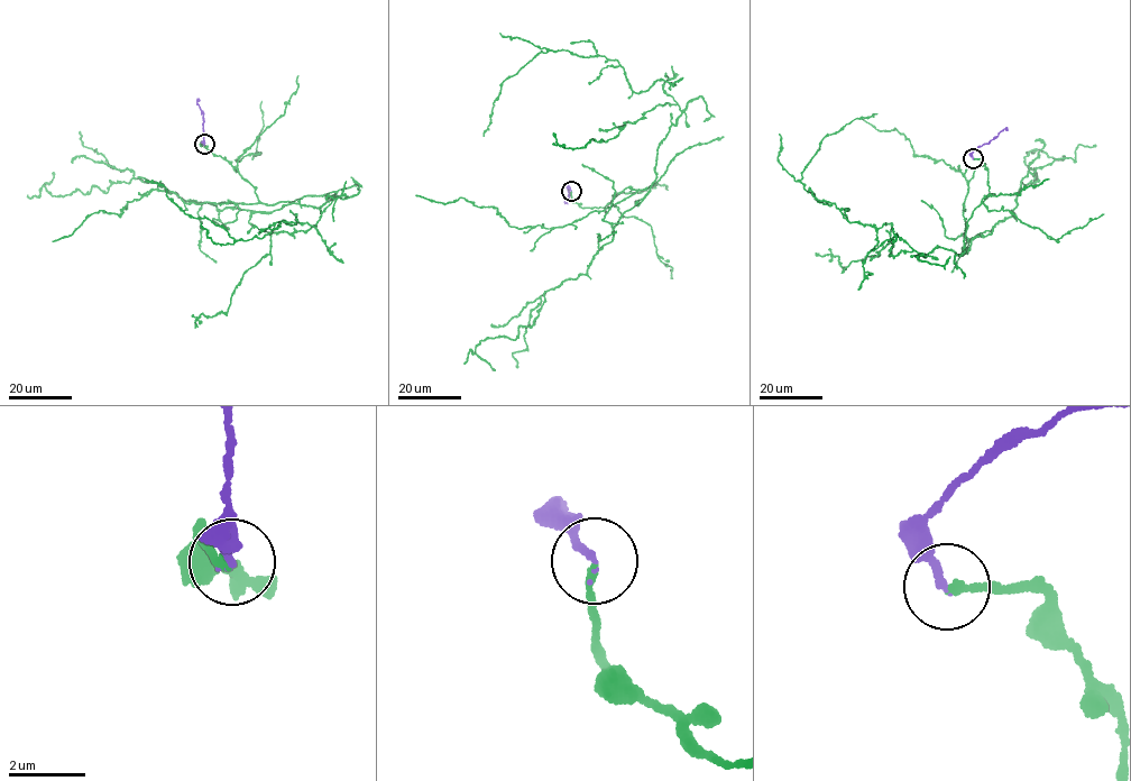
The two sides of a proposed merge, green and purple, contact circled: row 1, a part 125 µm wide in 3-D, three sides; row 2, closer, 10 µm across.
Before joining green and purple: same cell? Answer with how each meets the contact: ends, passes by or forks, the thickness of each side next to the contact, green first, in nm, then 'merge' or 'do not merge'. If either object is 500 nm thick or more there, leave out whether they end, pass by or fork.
green ends there; purple ends there; 200 nm thick on the green side, 190 nm on the other; merge

